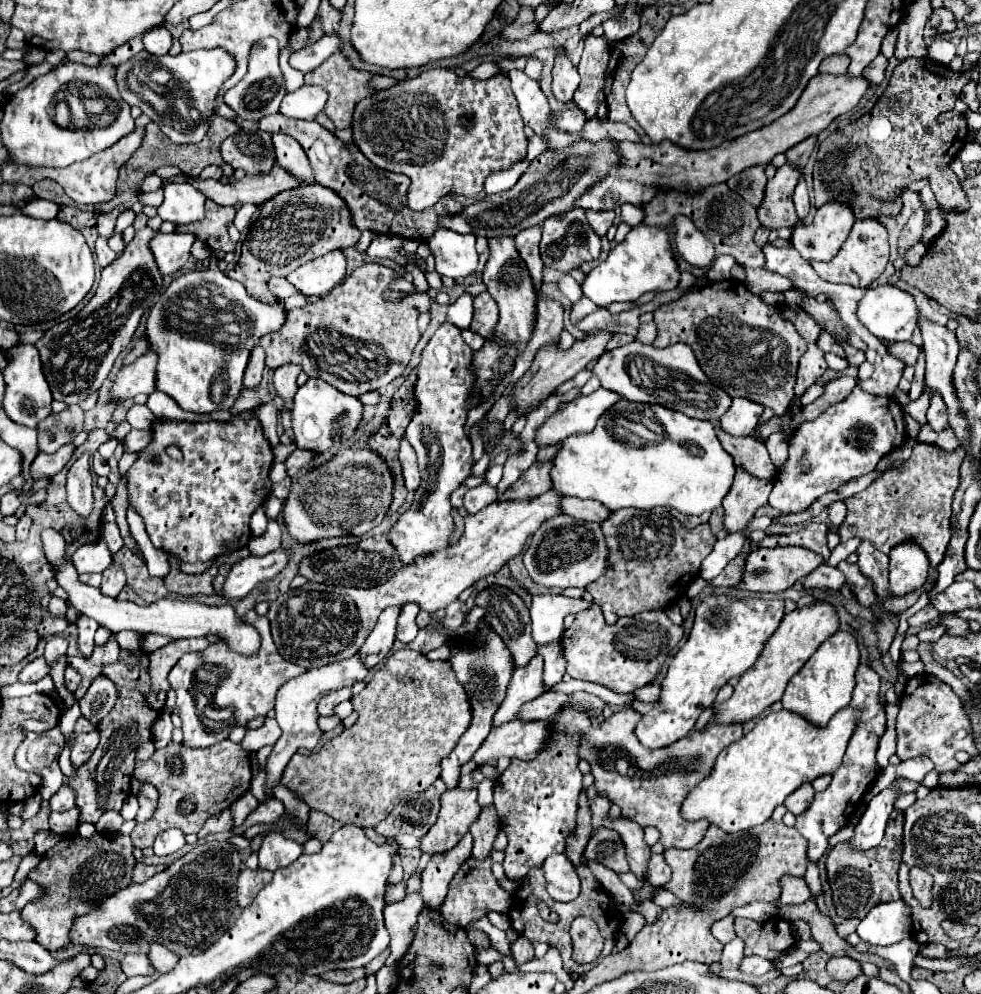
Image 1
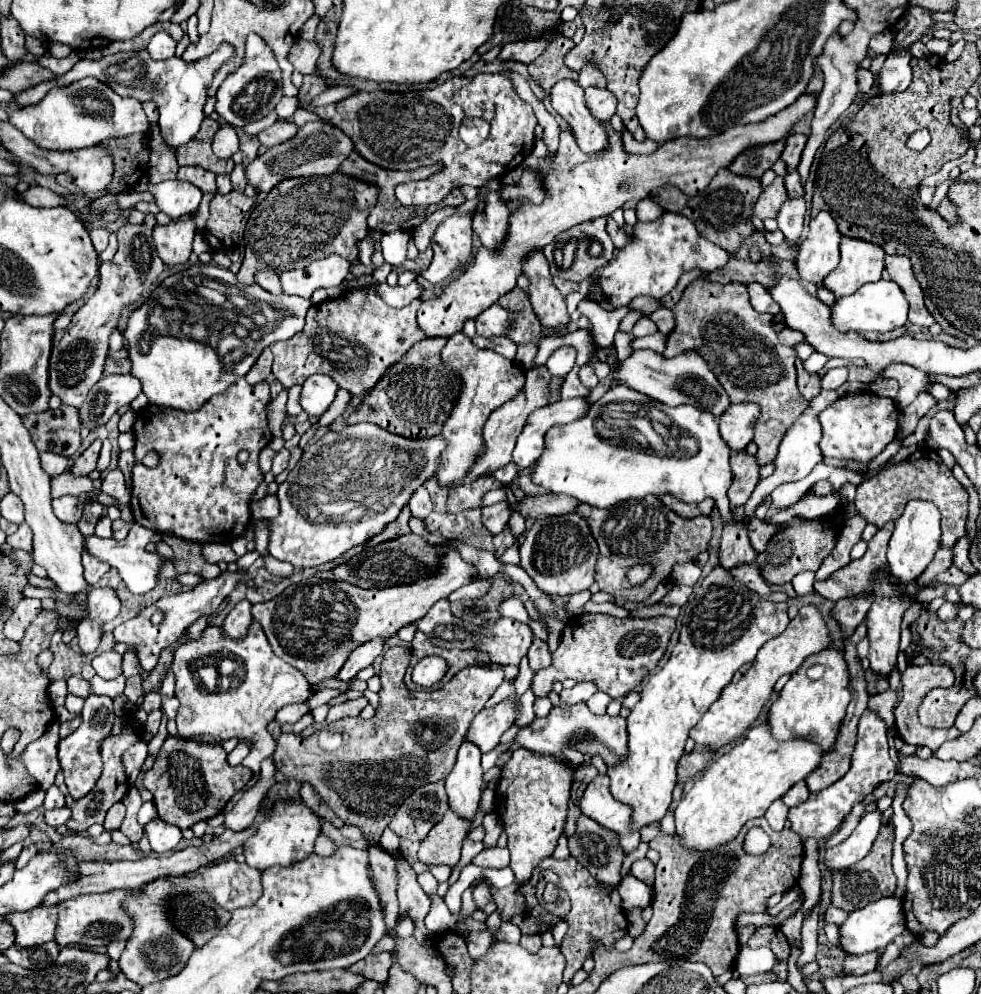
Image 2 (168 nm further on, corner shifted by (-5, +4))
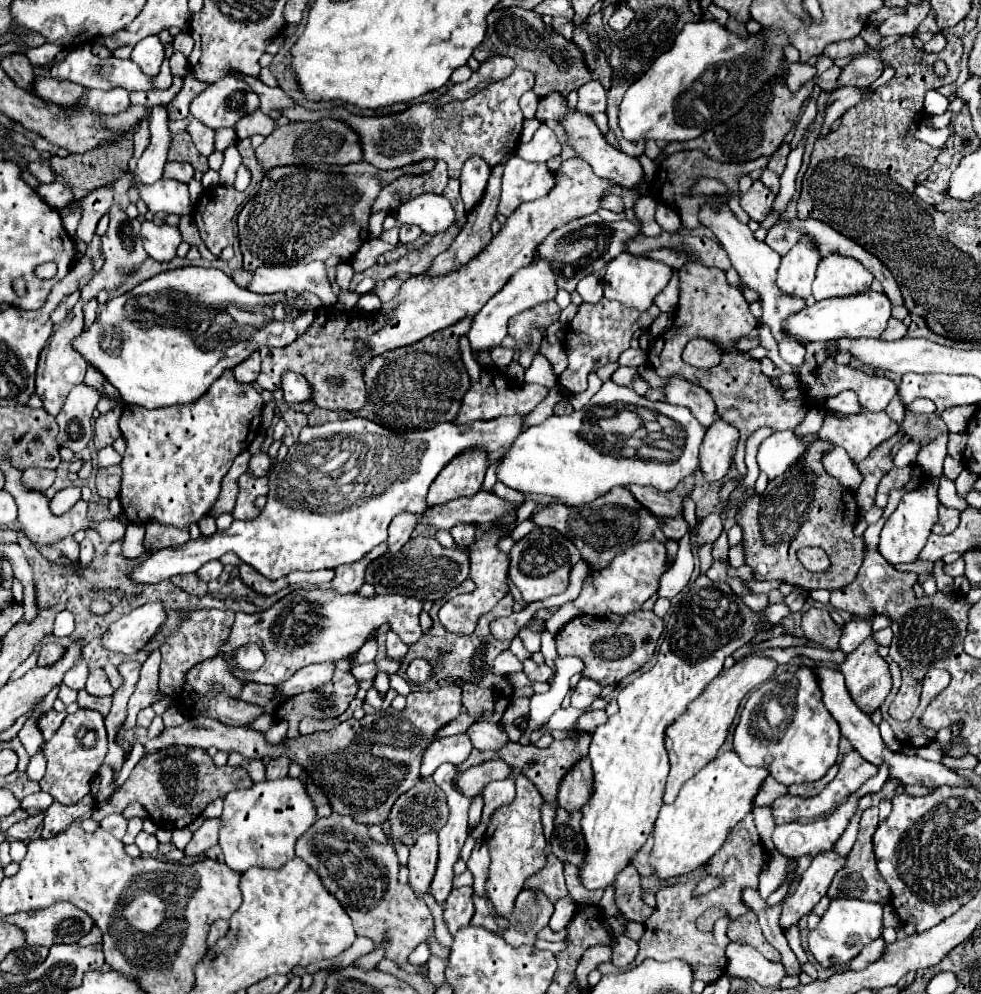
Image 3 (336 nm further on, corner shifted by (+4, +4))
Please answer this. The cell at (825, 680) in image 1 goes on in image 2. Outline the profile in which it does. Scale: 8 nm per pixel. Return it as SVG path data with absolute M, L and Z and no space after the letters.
M824 649L820 653L814 653L810 655L802 667L790 675L788 683L782 687L782 693L780 697L772 703L770 707L770 713L768 713L768 723L772 725L772 733L774 737L778 739L790 739L790 737L806 737L814 743L820 743L826 751L834 745L834 739L836 739L836 733L840 729L840 721L844 719L844 713L846 713L846 707L852 699L850 695L850 673L848 673L848 665L846 665L846 659L844 659L844 651L842 649Z

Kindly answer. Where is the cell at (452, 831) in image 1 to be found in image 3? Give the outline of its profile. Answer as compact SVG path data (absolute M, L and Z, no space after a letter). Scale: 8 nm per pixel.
M437 833L421 835L409 853L409 885L415 893L427 893L437 867Z

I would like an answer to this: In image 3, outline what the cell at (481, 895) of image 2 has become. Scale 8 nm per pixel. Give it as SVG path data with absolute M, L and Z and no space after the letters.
M455 887L451 895L445 901L445 923L449 931L455 935L455 931L463 925L469 925L473 917L473 899L471 899L471 887Z

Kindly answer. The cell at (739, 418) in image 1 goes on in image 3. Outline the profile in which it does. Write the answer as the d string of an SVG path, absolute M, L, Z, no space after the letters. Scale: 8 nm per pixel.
M719 417L707 429L699 449L699 463L701 463L699 469L707 483L715 483L727 475L729 465L733 463L737 441L739 441L737 429Z

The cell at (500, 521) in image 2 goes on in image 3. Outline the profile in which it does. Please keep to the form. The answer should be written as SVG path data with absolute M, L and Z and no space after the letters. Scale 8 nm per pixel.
M455 525L451 529L451 537L457 547L467 547L475 539L475 525Z

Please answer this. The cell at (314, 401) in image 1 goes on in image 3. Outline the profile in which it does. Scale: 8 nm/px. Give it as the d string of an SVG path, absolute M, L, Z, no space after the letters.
M289 371L281 377L281 391L283 391L283 399L287 403L301 403L311 397L311 389L309 389L309 383L305 381L305 377L299 373L293 373L293 371Z

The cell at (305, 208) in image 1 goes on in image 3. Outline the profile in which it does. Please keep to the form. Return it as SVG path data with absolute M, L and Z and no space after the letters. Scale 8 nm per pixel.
M423 159L393 171L375 169L363 161L343 167L303 163L269 169L259 191L245 203L237 219L243 269L251 271L261 265L325 261L331 255L349 261L369 237L367 221L371 205L381 189L401 175L421 175L421 171L431 171L435 163L435 159Z

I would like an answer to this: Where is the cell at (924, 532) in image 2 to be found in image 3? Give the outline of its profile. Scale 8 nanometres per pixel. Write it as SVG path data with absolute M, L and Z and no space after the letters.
M929 477L929 487L917 487L915 491L909 491L903 495L899 507L893 511L893 515L885 521L879 541L879 553L891 563L913 563L919 555L919 551L925 547L925 541L931 533L931 527L937 521L937 489L939 489L939 477Z

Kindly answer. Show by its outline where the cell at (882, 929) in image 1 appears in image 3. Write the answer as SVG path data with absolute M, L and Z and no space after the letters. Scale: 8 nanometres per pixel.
M831 899L829 909L821 917L819 925L809 931L807 945L809 953L821 967L841 967L847 965L863 947L881 935L883 923L883 907L879 903L867 903L861 899Z

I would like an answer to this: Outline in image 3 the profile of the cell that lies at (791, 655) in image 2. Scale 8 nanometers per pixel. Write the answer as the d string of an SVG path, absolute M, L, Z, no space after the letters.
M749 657L749 659L737 661L731 669L723 669L721 675L717 675L717 679L713 679L709 687L697 699L693 699L693 703L689 703L685 715L677 717L665 729L665 749L669 751L671 771L665 783L663 803L673 803L681 785L717 757L717 751L727 737L727 731L735 719L735 713L743 695L747 695L749 691L765 683L775 669L777 669L777 663L767 657Z

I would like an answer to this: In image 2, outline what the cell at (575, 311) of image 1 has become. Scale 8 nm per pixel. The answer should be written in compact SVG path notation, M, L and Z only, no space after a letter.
M579 329L565 335L564 345L570 345L576 349L576 364L578 364L578 367L587 363L592 349L592 339L587 330Z

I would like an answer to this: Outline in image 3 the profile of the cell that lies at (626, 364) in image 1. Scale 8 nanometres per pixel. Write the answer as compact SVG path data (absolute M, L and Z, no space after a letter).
M671 377L669 385L665 387L667 401L673 405L683 405L693 411L693 417L703 425L709 427L715 421L715 403L703 387L697 387L681 377Z

